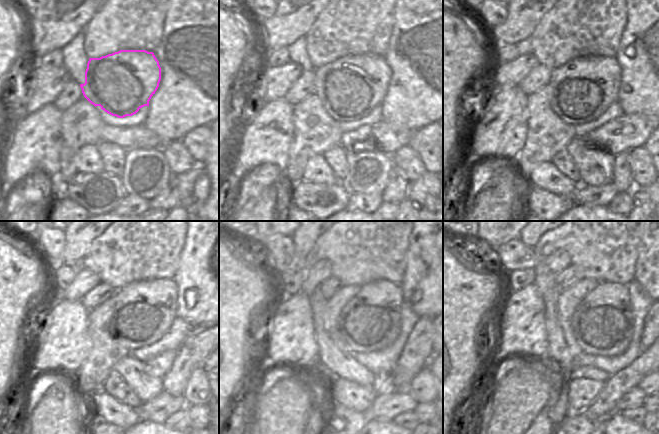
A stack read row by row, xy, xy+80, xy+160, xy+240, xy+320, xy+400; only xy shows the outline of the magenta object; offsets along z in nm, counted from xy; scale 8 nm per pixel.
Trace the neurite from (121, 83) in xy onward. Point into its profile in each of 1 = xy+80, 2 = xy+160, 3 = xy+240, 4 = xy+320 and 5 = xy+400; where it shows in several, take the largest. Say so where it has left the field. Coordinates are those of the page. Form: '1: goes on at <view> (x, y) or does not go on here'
1: goes on at xy+80 (349, 88)
2: goes on at xy+160 (582, 89)
3: goes on at xy+240 (144, 311)
4: goes on at xy+320 (370, 321)
5: goes on at xy+400 (602, 323)

